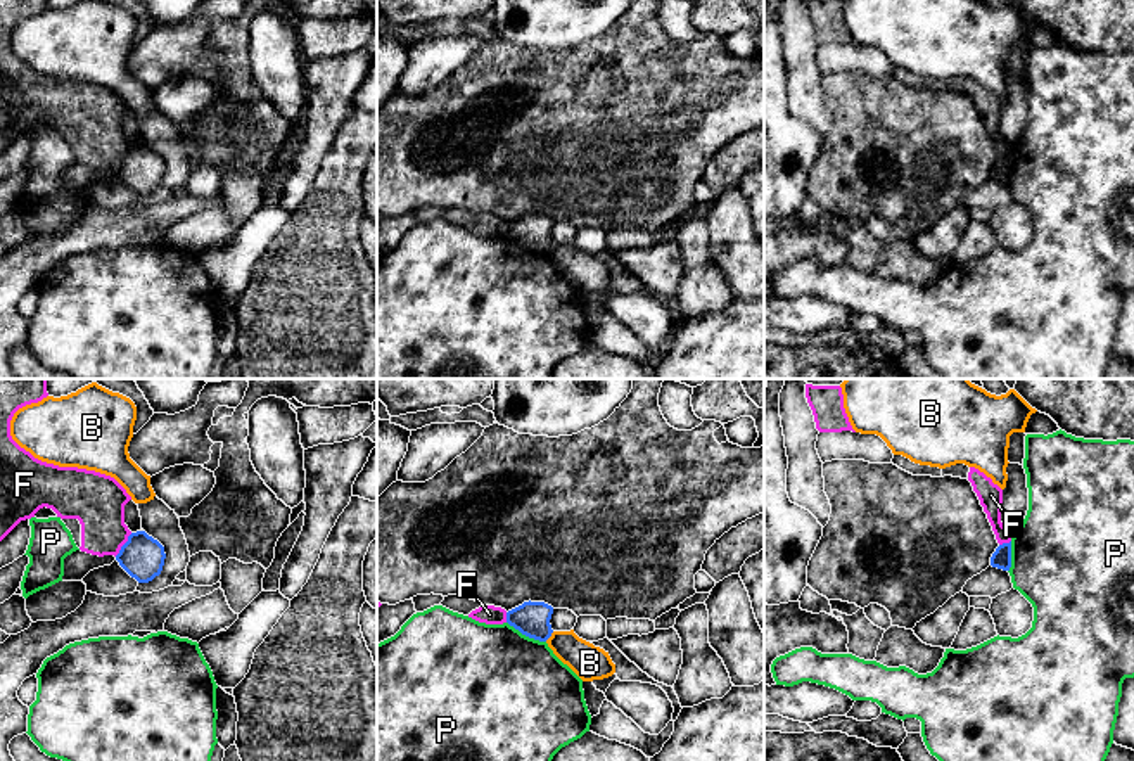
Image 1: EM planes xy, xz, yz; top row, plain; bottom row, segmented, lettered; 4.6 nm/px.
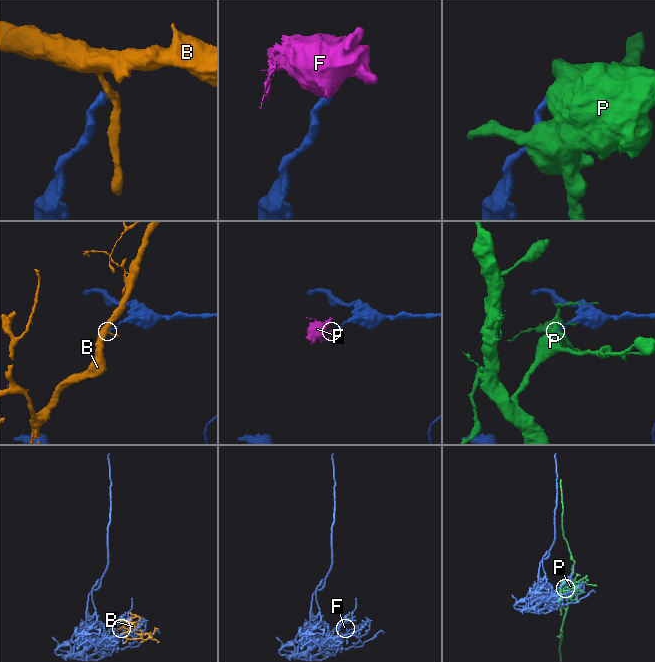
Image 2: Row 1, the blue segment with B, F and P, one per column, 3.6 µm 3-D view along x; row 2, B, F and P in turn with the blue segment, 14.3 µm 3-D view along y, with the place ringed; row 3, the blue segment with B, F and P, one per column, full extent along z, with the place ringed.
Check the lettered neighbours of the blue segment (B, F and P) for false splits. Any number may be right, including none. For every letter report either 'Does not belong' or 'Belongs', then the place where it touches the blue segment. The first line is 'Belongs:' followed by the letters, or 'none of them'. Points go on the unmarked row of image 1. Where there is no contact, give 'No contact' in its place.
Belongs: none of them
B: Does not belong. Touches blue at xz (548, 249)
F: Does not belong. Touches blue at xy (123, 158)
P: Does not belong. Touches blue at xz (526, 248)

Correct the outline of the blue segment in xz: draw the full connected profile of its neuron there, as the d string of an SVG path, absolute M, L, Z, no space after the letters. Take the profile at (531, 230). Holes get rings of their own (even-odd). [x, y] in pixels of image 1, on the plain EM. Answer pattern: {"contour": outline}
{"contour": "M529 213L508 223L506 235L529 251L546 254L553 246L550 237L551 227L551 218Z"}

